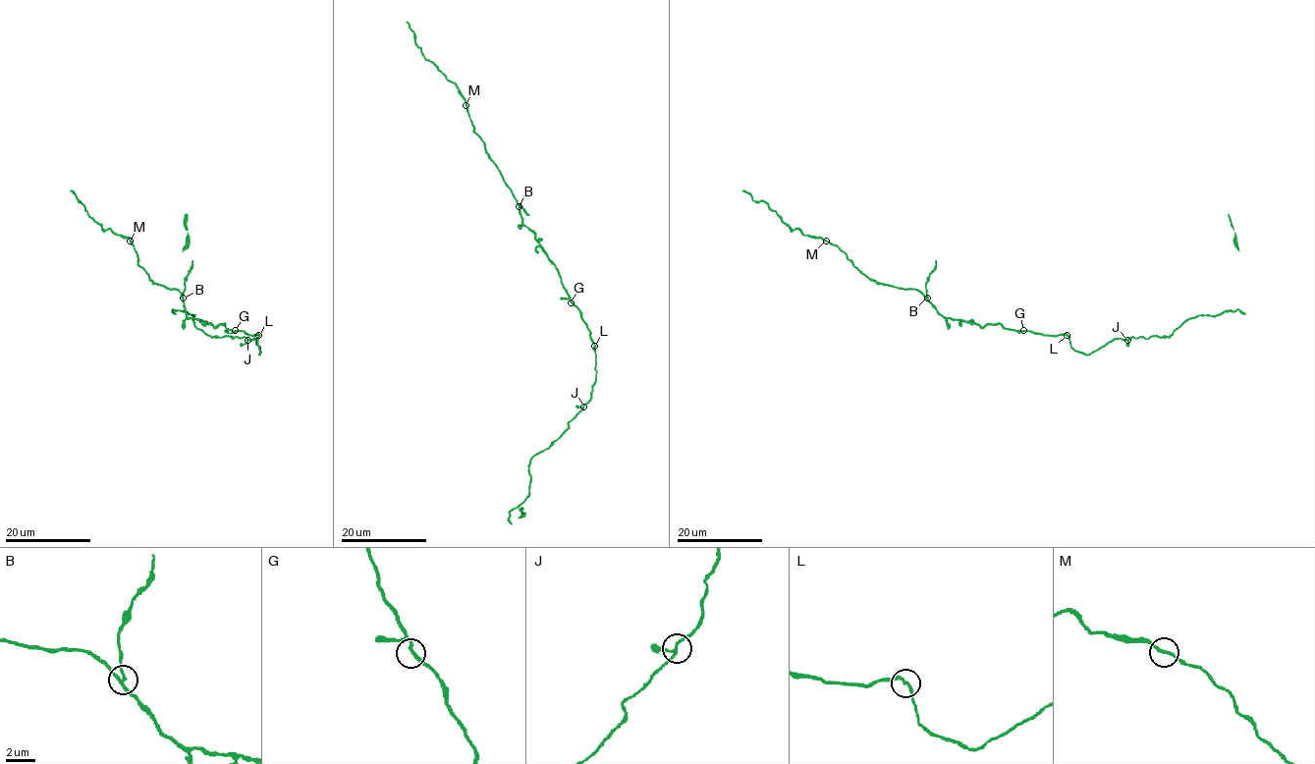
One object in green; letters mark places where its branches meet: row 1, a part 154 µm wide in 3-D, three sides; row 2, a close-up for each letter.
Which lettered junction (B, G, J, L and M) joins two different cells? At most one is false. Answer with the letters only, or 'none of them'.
B

